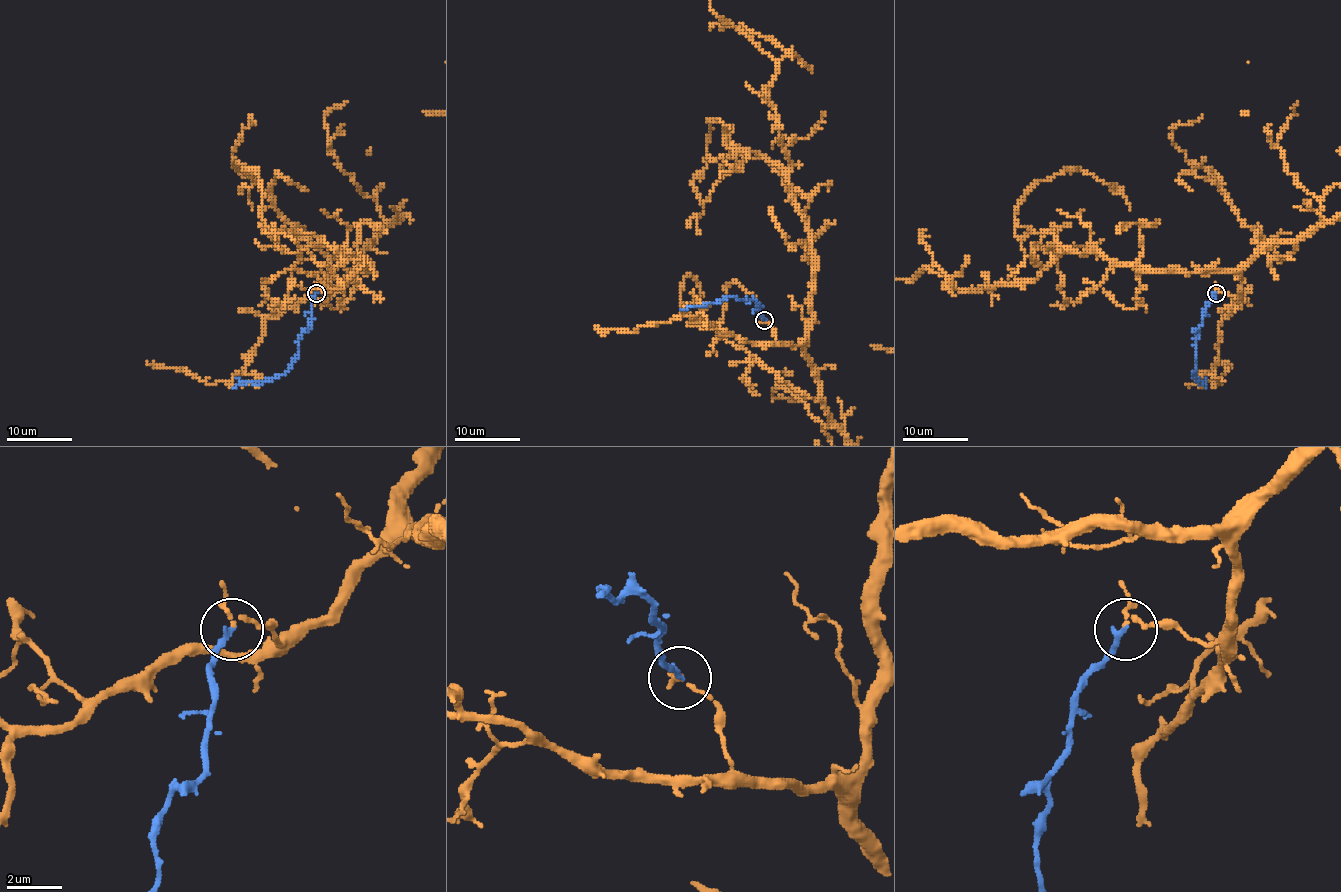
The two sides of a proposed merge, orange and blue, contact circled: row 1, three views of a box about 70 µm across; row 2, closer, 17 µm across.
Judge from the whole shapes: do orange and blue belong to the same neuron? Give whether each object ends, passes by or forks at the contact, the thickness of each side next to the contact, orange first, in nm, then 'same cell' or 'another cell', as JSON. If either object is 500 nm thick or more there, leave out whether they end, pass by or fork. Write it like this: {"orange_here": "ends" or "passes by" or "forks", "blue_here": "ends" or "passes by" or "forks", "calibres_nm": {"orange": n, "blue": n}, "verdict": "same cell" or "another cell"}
{"orange_here": "passes by", "blue_here": "ends", "calibres_nm": {"orange": 120, "blue": 220}, "verdict": "another cell"}

